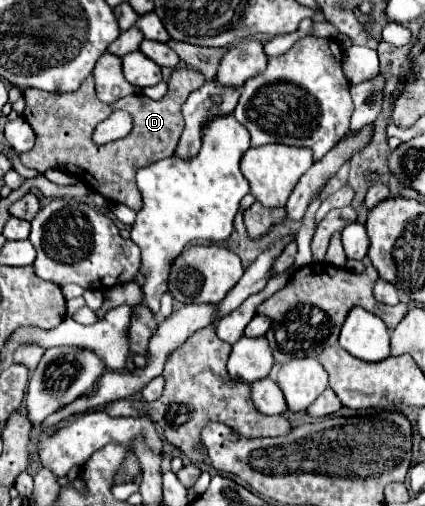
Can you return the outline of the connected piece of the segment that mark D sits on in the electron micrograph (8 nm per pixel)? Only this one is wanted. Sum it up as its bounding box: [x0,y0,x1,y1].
[20,69,206,211]

